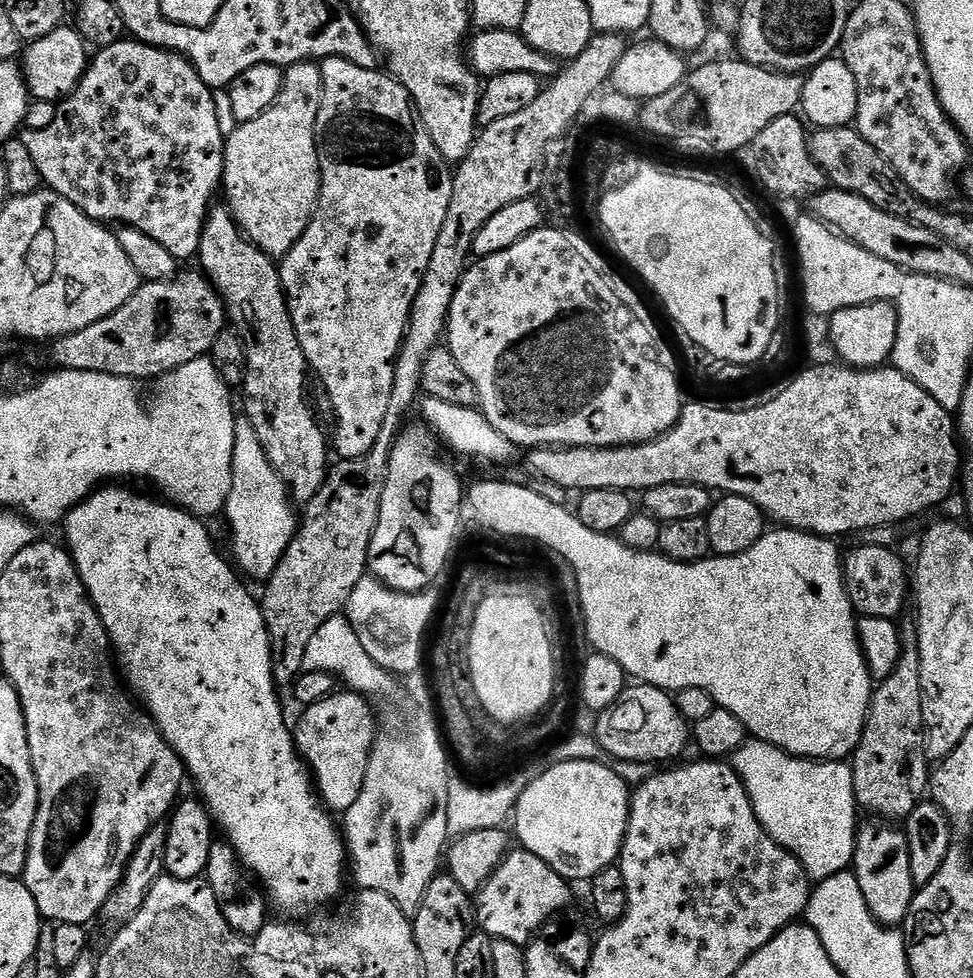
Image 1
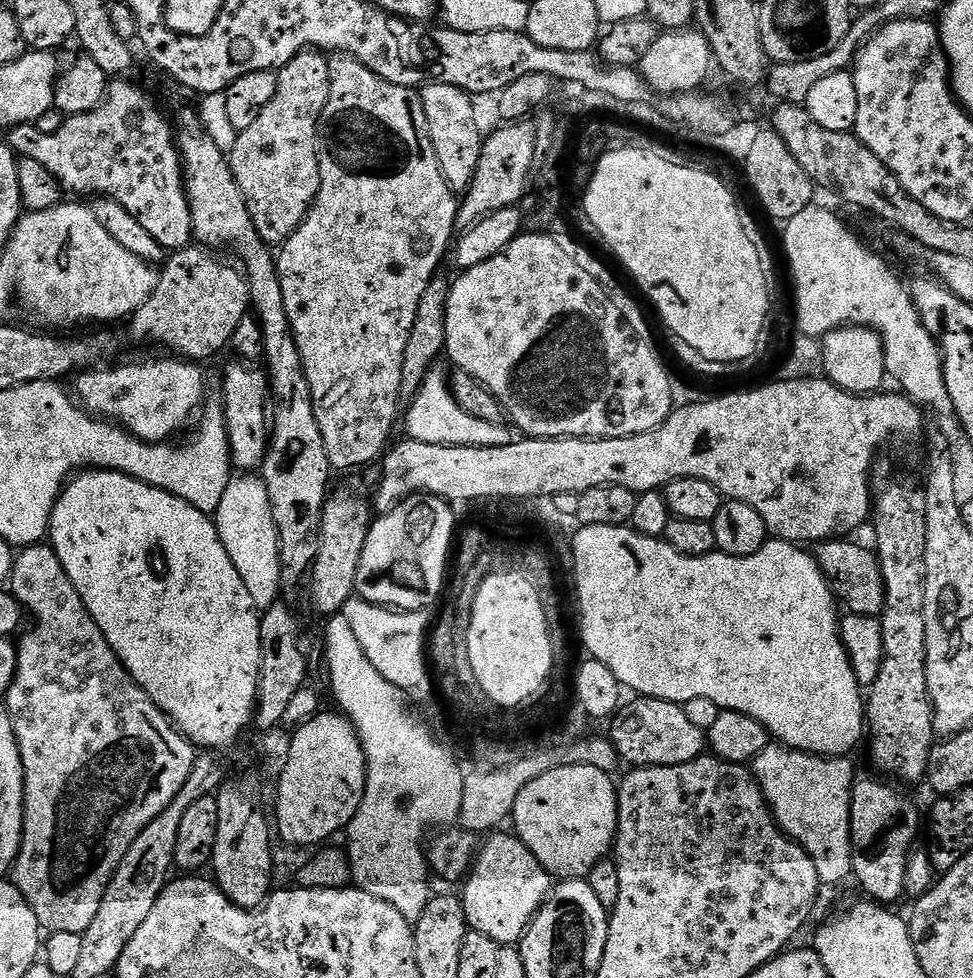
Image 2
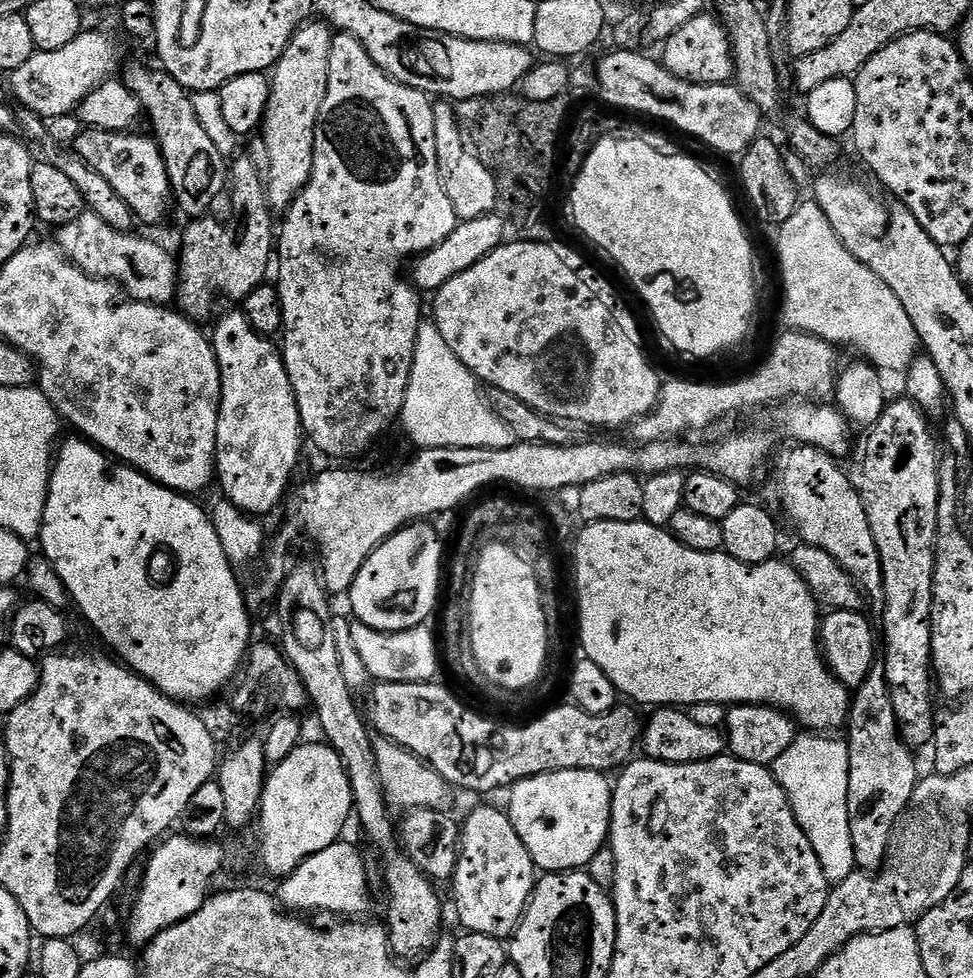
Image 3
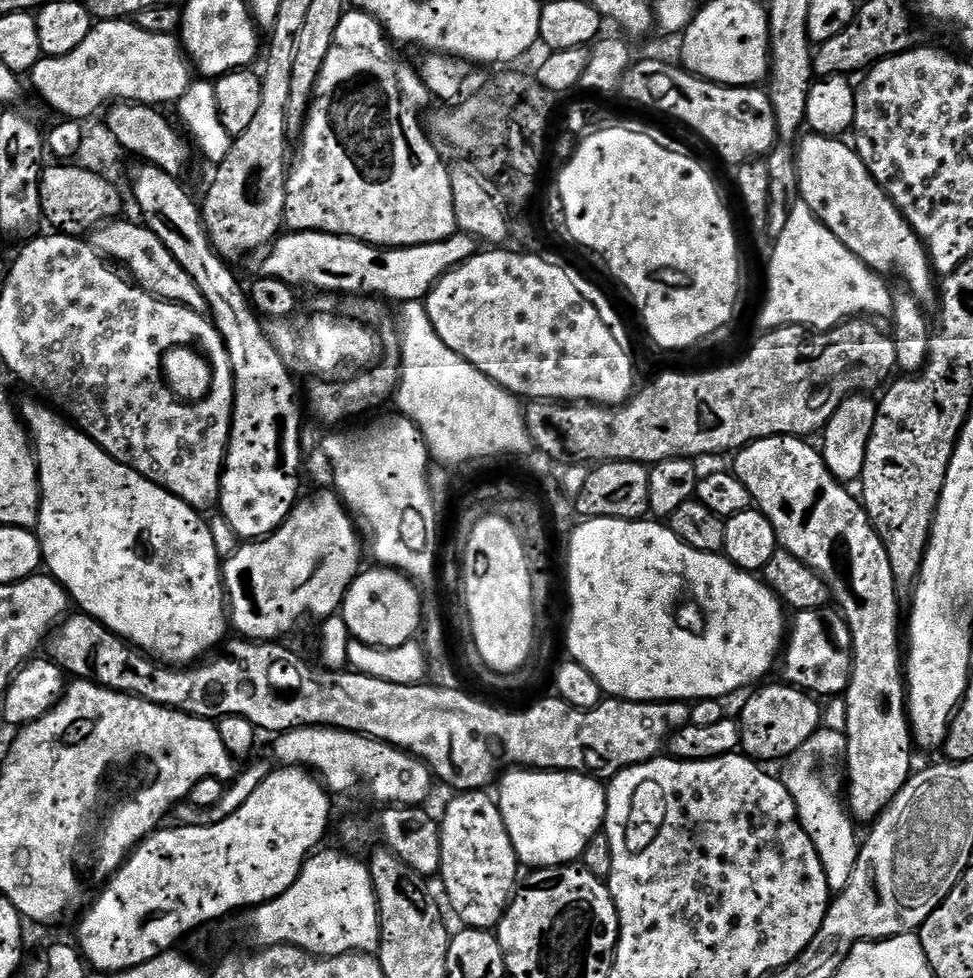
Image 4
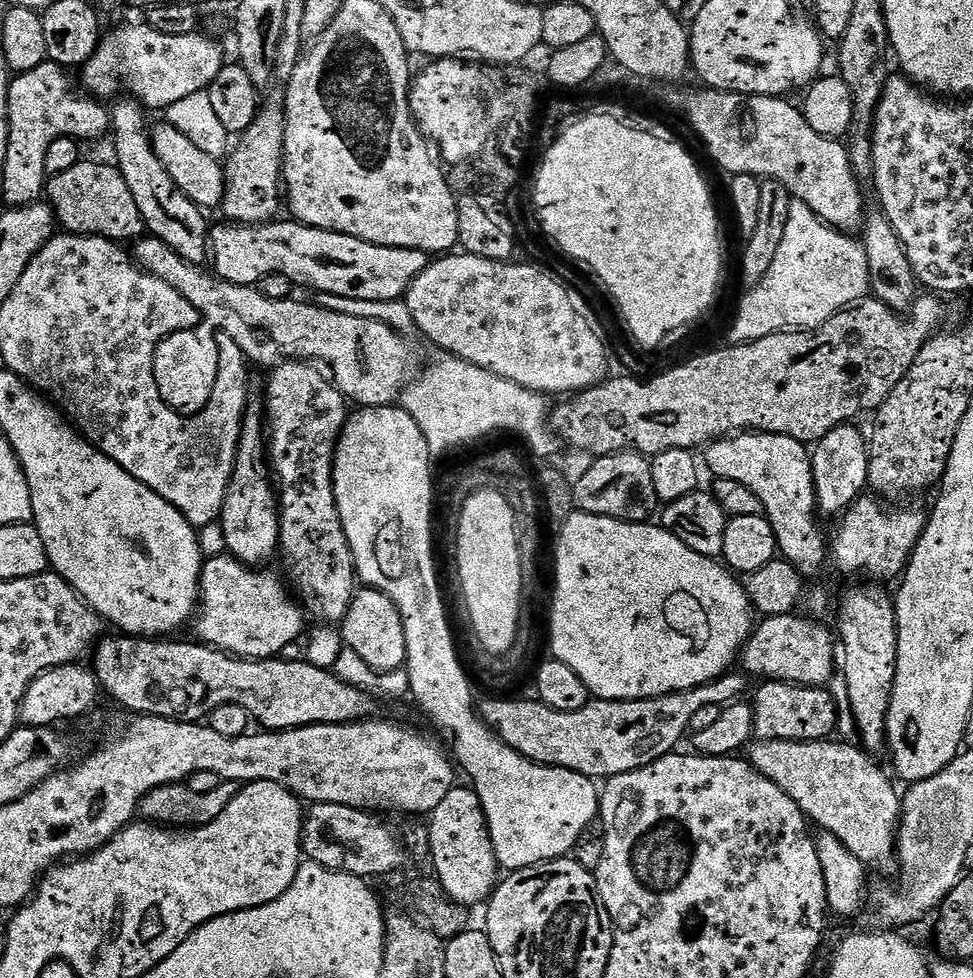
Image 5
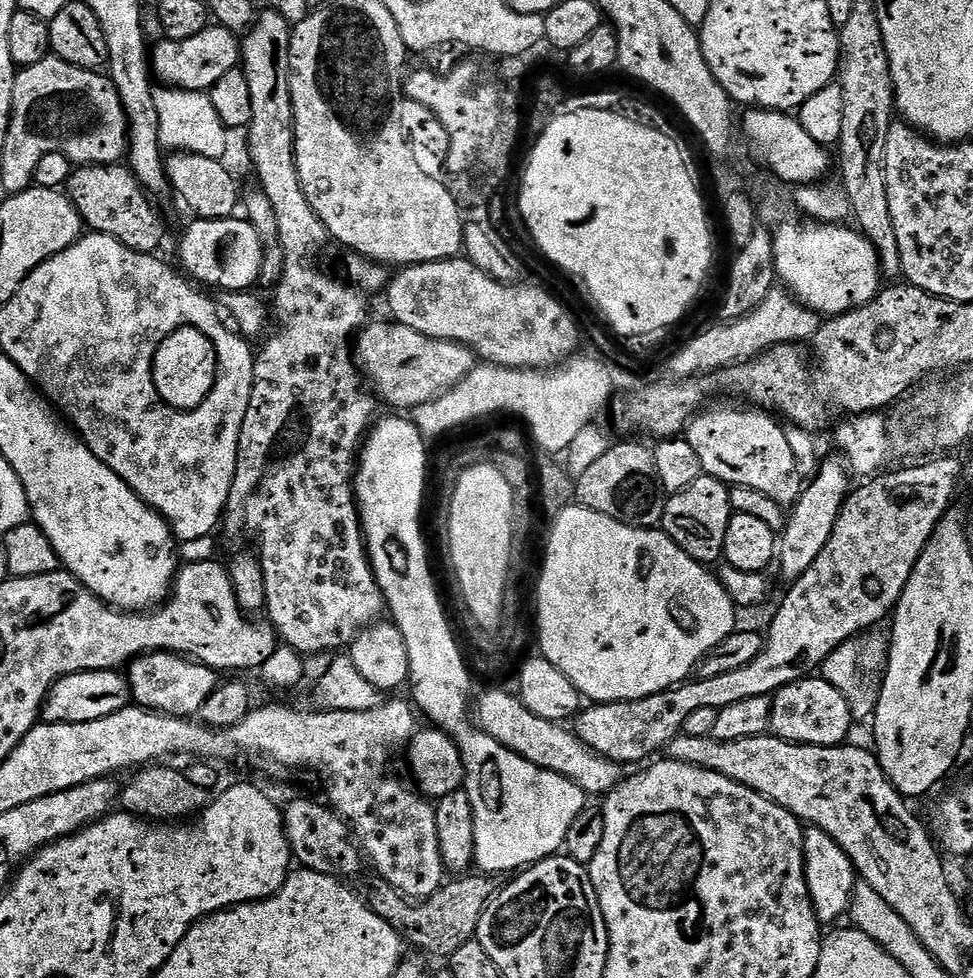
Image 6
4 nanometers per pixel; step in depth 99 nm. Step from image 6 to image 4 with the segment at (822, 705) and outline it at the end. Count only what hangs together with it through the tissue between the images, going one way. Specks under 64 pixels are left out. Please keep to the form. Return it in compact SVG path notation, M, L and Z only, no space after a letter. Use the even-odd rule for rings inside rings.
M767 684L760 686L765 688L755 689L757 692L745 702L744 709L738 715L740 748L743 755L757 762L783 761L793 756L821 728L820 708L816 705L819 703L817 697L790 684Z

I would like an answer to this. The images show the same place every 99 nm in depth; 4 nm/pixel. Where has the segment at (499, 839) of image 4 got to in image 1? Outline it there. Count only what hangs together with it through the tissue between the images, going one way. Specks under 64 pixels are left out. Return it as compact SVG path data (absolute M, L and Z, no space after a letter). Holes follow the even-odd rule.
M523 850L509 851L483 888L475 893L474 907L479 931L493 940L527 946L543 929L540 927L571 902L572 892L568 888L571 888L569 881L542 862L542 858Z

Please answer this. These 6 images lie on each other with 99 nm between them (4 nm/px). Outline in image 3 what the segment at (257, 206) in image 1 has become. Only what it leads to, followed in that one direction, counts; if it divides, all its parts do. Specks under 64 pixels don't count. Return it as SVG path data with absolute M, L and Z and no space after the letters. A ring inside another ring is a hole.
M305 22L300 25L299 30L294 34L294 38L286 46L286 50L282 54L282 58L276 63L275 68L270 72L270 83L272 85L272 93L268 99L266 106L266 114L262 125L262 133L264 132L264 156L268 159L268 168L266 164L266 187L268 189L268 206L273 210L287 210L296 200L296 196L306 186L306 182L312 173L314 166L314 138L316 137L316 123L318 122L318 114L322 102L326 98L326 82L330 78L330 50L332 49L333 29L323 22Z

